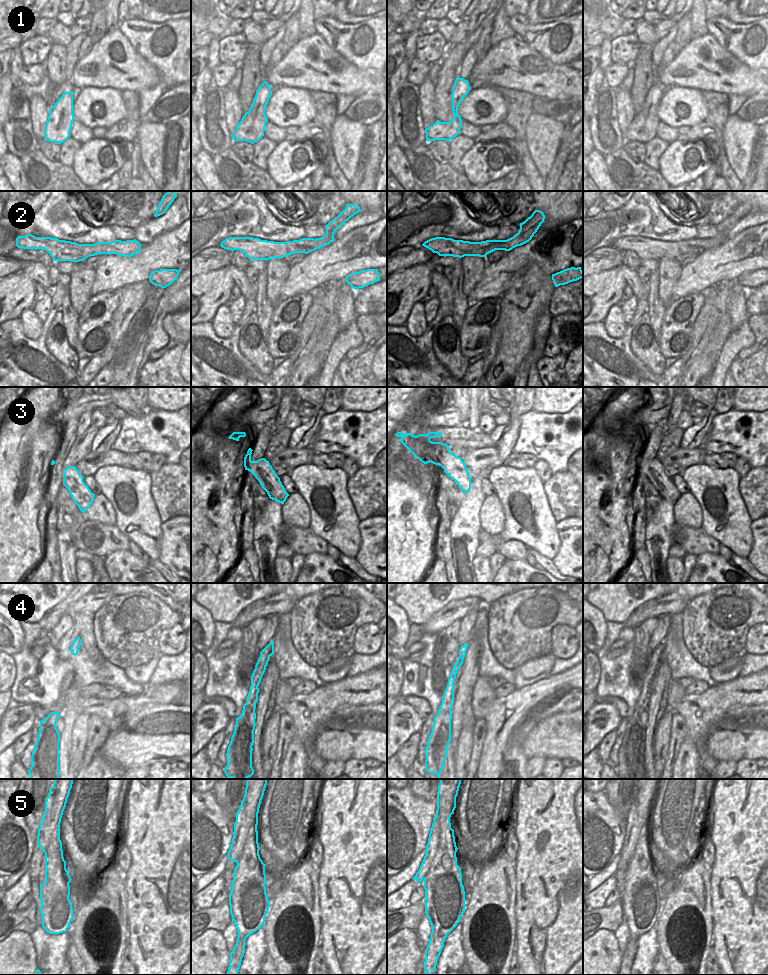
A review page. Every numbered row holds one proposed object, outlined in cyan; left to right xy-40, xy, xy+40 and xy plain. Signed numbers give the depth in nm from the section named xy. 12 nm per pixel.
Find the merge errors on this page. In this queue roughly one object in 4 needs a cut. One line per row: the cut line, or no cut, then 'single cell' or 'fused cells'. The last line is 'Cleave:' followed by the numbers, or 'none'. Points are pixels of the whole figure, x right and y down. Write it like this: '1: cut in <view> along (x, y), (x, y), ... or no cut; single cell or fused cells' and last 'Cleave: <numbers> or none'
1: no cut; single cell
2: cut in xy+40 along (510, 238), (505, 243), (505, 247), (508, 250); fused cells
3: no cut; single cell
4: no cut; single cell
5: cut in xy+40 along (437, 805), (440, 842), (429, 872), (423, 878); fused cells
Cleave: 2, 5

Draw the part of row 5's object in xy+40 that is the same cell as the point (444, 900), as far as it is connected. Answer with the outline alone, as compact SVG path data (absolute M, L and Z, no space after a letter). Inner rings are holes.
M440 779L437 792L441 833L438 851L424 878L425 914L432 927L425 949L425 975L436 971L436 965L447 935L457 926L465 911L465 891L461 868L457 865L454 830L450 817L456 808L454 786L462 779Z

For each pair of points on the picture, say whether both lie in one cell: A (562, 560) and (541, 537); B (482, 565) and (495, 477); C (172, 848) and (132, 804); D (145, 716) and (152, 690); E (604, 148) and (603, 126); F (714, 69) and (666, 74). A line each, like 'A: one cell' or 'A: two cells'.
A: two cells
B: two cells
C: one cell
D: two cells
E: one cell
F: one cell

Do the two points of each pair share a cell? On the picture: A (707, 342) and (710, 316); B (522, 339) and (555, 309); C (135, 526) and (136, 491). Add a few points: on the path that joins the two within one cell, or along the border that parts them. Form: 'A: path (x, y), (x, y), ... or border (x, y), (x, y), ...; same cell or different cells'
A: path (709, 336), (710, 322); same cell
B: border (556, 287), (548, 306); different cells
C: path (136, 517), (137, 500); same cell

